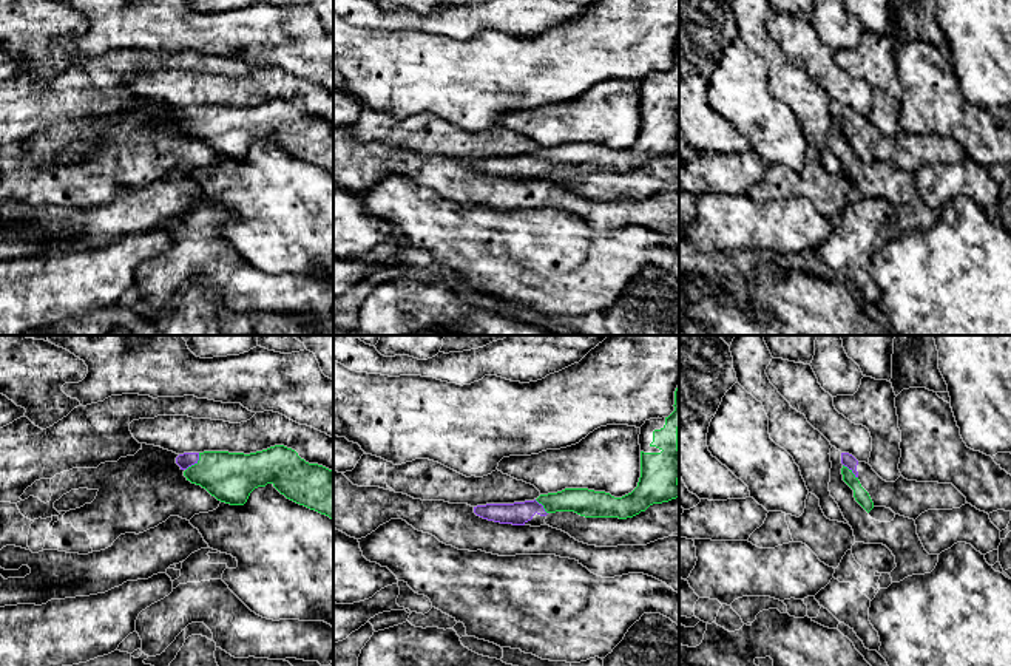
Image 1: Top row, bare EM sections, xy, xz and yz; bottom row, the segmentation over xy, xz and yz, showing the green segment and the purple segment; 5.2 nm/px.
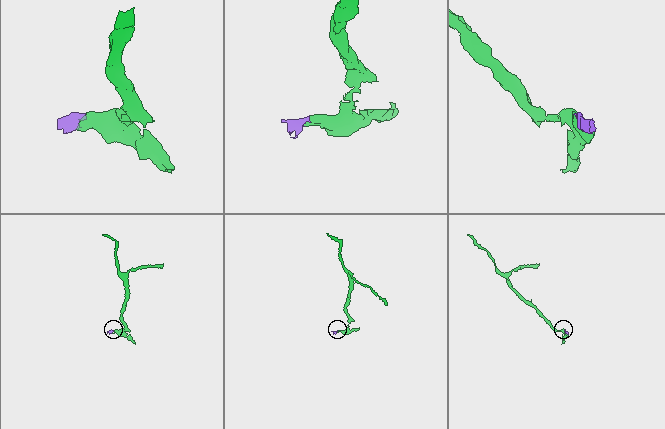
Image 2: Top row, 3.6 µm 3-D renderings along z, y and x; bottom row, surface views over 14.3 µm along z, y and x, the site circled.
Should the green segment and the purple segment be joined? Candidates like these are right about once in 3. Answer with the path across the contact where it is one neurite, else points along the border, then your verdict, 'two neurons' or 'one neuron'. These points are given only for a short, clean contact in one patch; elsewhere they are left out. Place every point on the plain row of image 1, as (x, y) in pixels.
way xy (230, 132), (195, 118), (187, 113); one neuron

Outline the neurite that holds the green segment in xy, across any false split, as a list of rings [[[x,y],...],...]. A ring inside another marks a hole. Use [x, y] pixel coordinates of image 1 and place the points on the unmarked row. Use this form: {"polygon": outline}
{"polygon": [[[284,99],[250,108],[184,107],[176,117],[187,134],[221,156],[244,159],[255,142],[272,138],[287,153],[333,173],[333,124],[309,117]]]}

